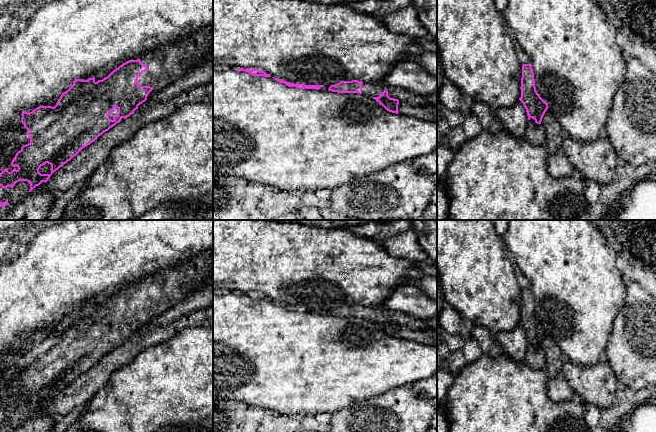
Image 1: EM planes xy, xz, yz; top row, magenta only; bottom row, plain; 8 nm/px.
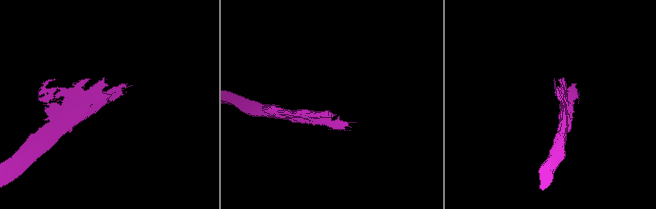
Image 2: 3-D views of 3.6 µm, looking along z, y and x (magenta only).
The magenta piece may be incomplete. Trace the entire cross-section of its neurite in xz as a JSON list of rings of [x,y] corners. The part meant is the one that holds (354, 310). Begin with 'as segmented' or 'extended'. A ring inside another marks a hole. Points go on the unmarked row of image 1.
as segmented; [[[341,305],[329,311],[329,315],[338,317],[358,317],[362,318],[362,305]]]

